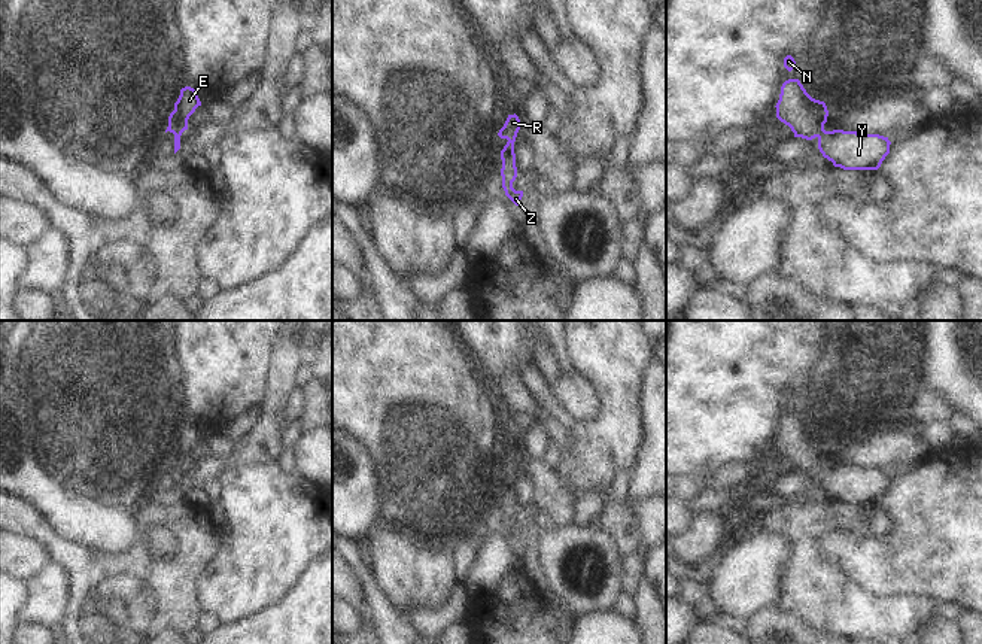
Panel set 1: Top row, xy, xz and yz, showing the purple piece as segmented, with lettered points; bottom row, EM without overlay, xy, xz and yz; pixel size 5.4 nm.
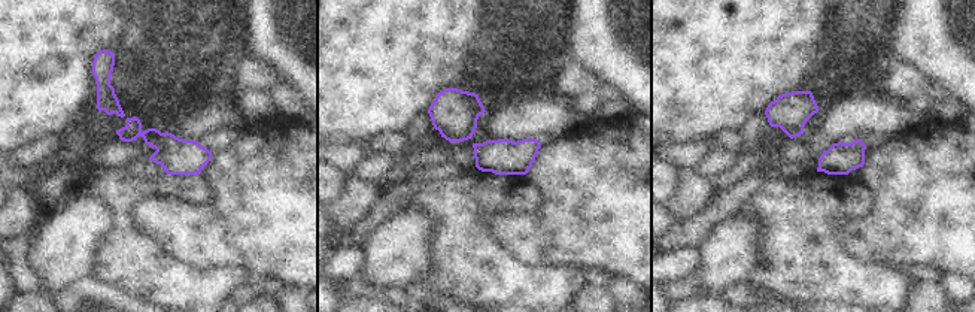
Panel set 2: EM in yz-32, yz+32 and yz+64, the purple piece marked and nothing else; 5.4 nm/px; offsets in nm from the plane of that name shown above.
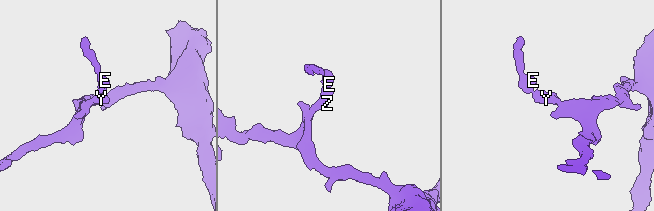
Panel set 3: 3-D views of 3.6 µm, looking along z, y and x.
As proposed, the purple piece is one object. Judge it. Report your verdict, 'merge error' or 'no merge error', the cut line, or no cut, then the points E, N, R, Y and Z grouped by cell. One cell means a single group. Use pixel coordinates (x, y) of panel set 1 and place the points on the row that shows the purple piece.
no merge error | no cut | E N R Y Z

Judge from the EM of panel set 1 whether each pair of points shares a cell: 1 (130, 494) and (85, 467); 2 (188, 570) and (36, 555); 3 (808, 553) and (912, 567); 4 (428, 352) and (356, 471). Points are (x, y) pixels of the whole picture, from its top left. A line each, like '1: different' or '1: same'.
1: same
2: different
3: different
4: different

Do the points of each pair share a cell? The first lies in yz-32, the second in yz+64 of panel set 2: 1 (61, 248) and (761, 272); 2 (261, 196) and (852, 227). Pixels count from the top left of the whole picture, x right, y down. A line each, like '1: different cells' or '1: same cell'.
1: different cells
2: same cell

